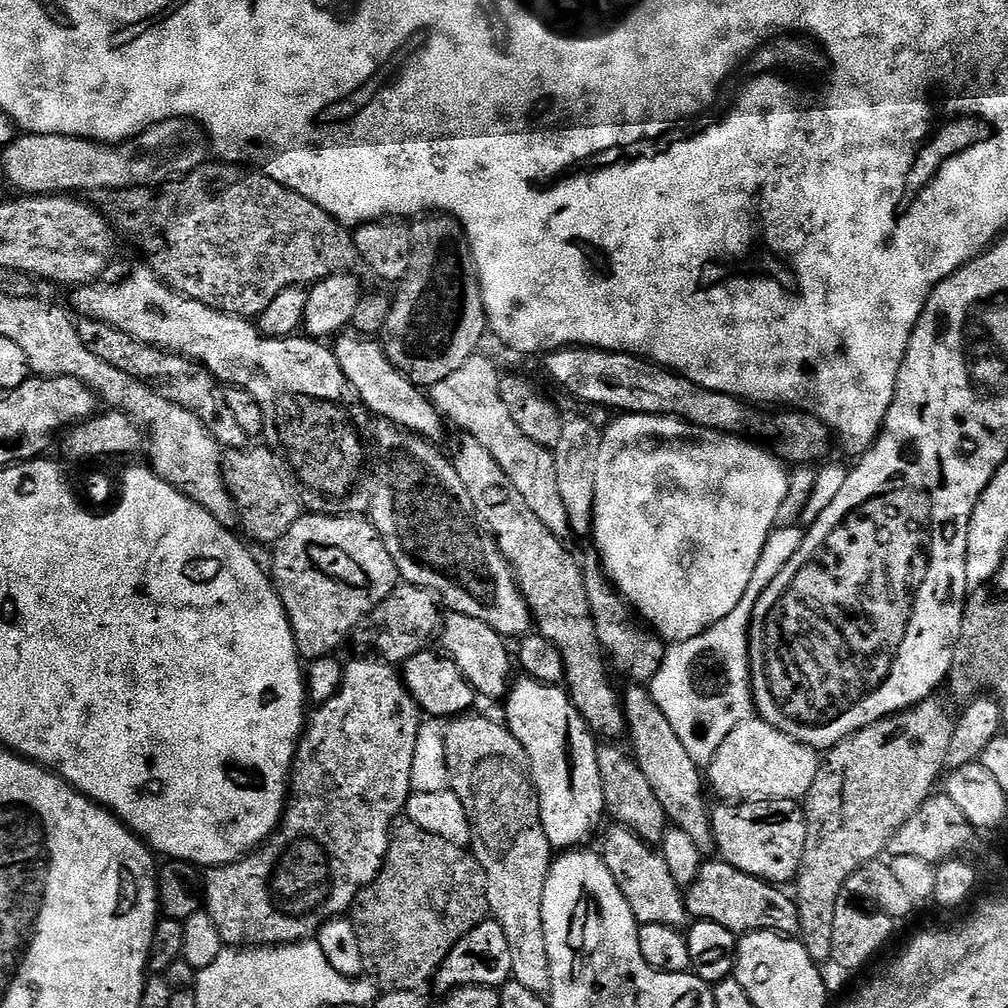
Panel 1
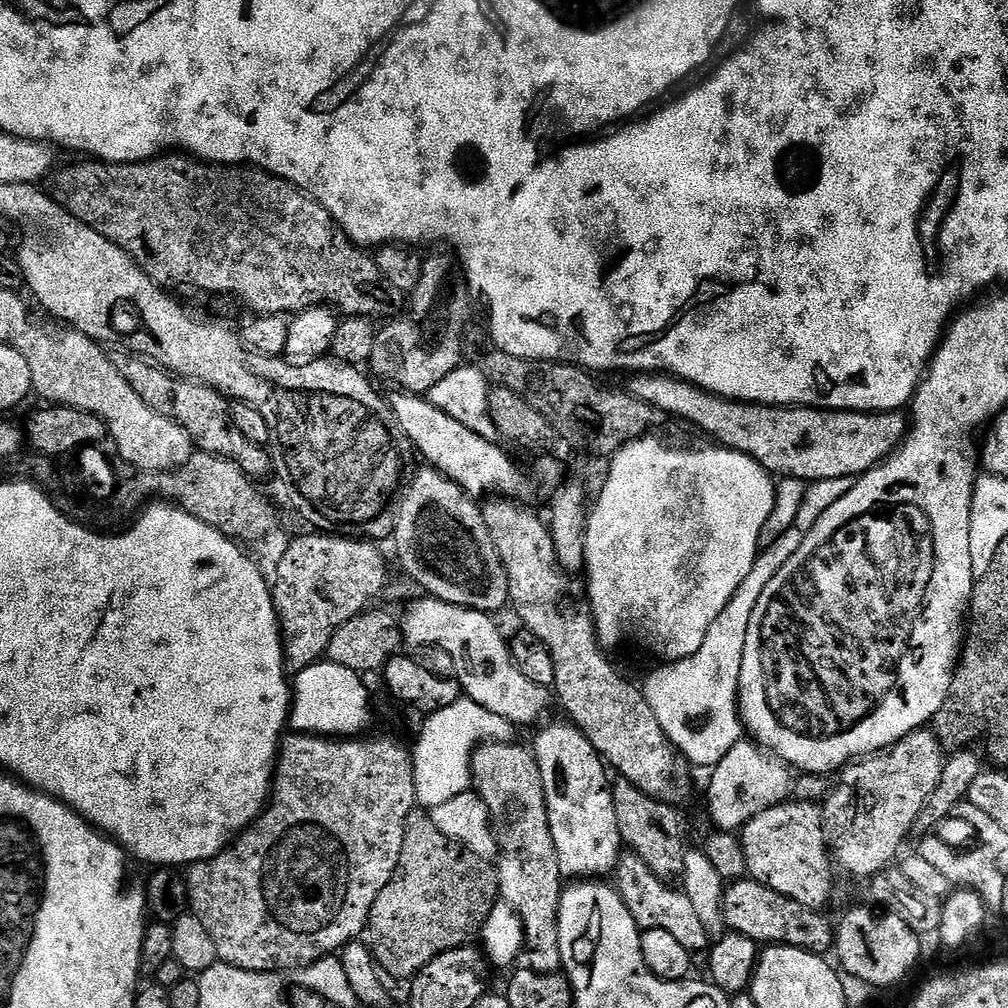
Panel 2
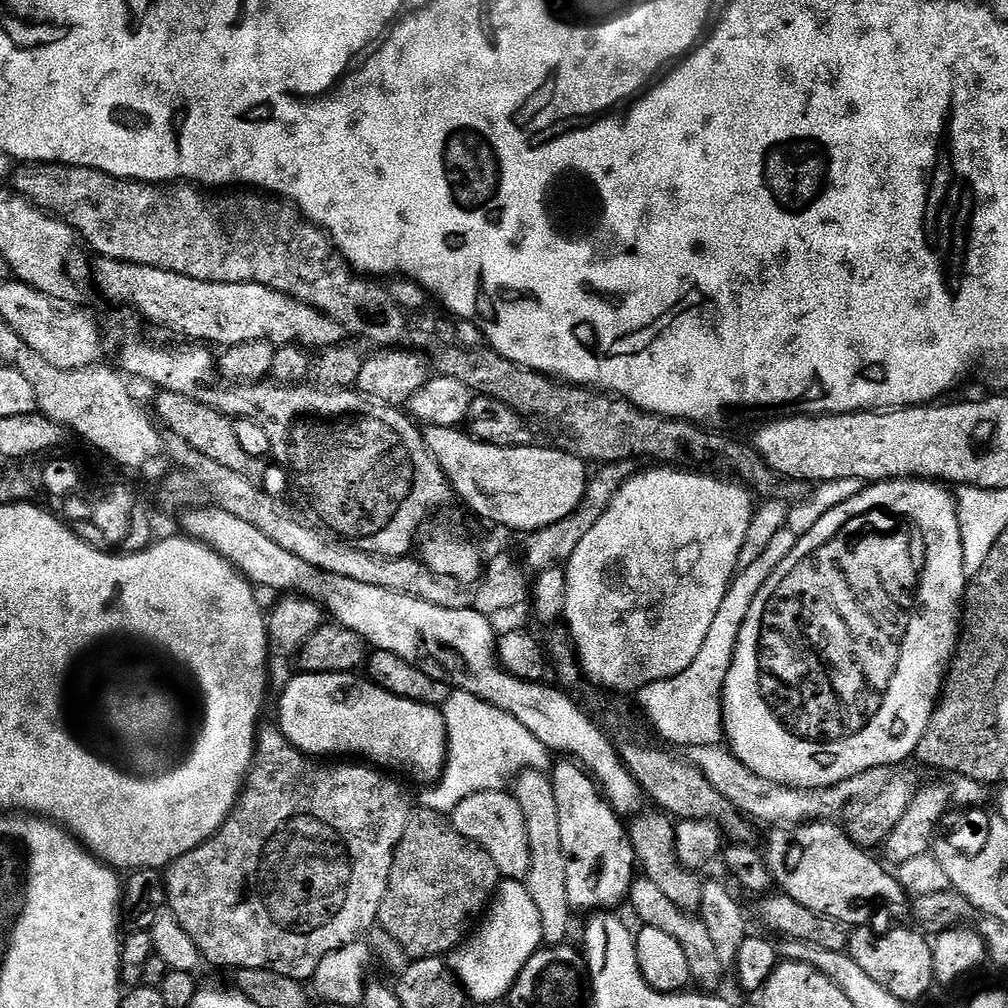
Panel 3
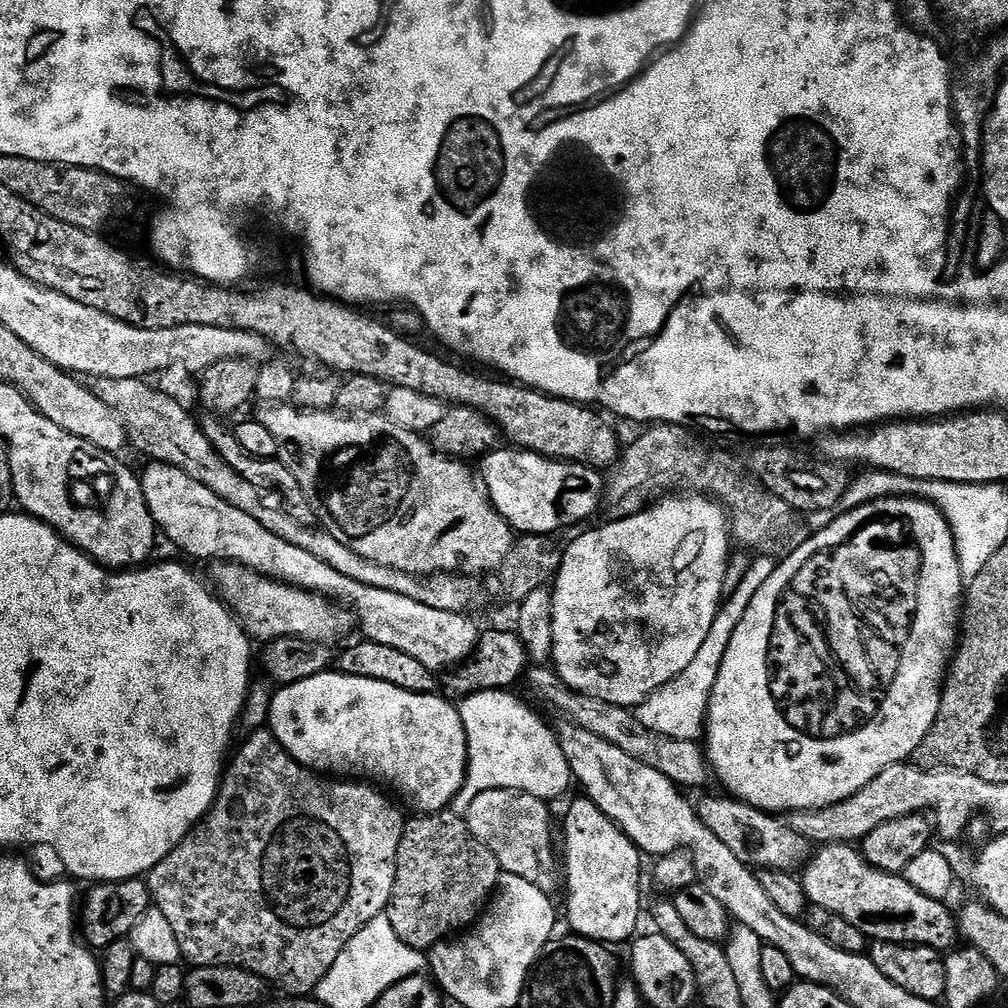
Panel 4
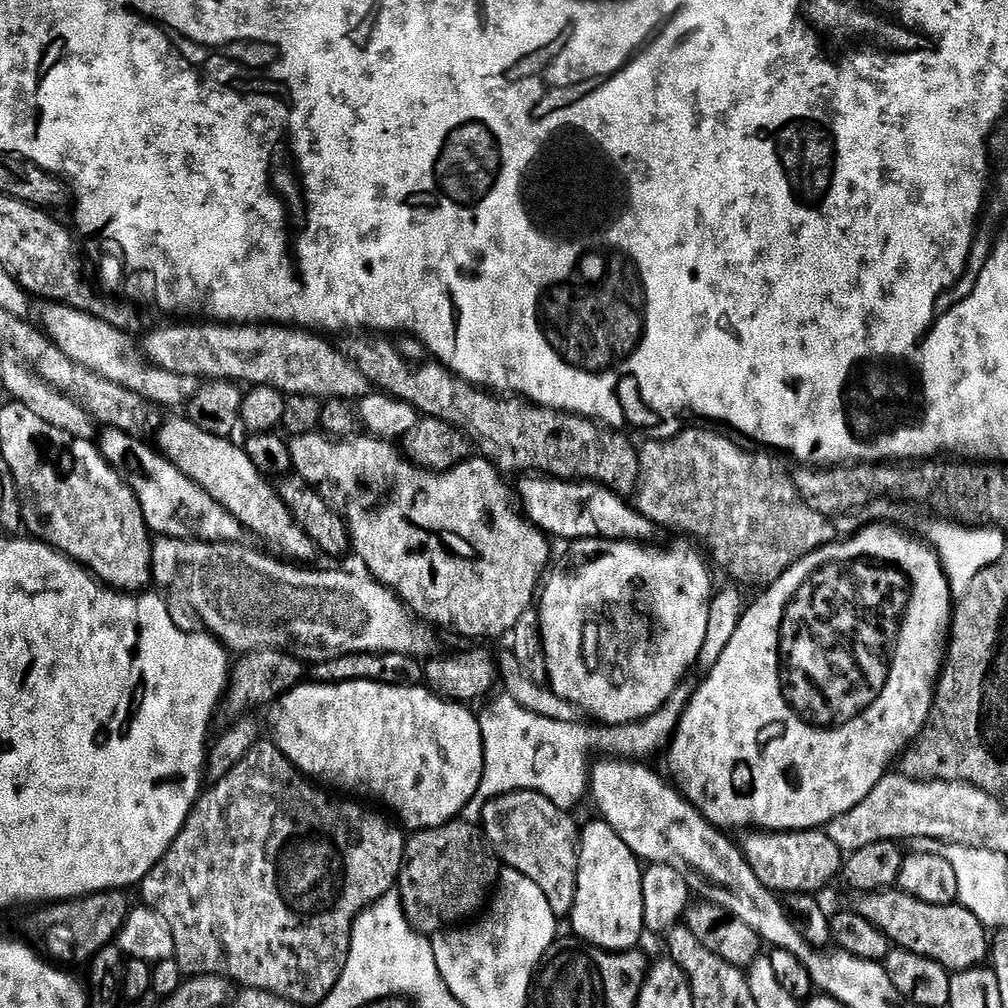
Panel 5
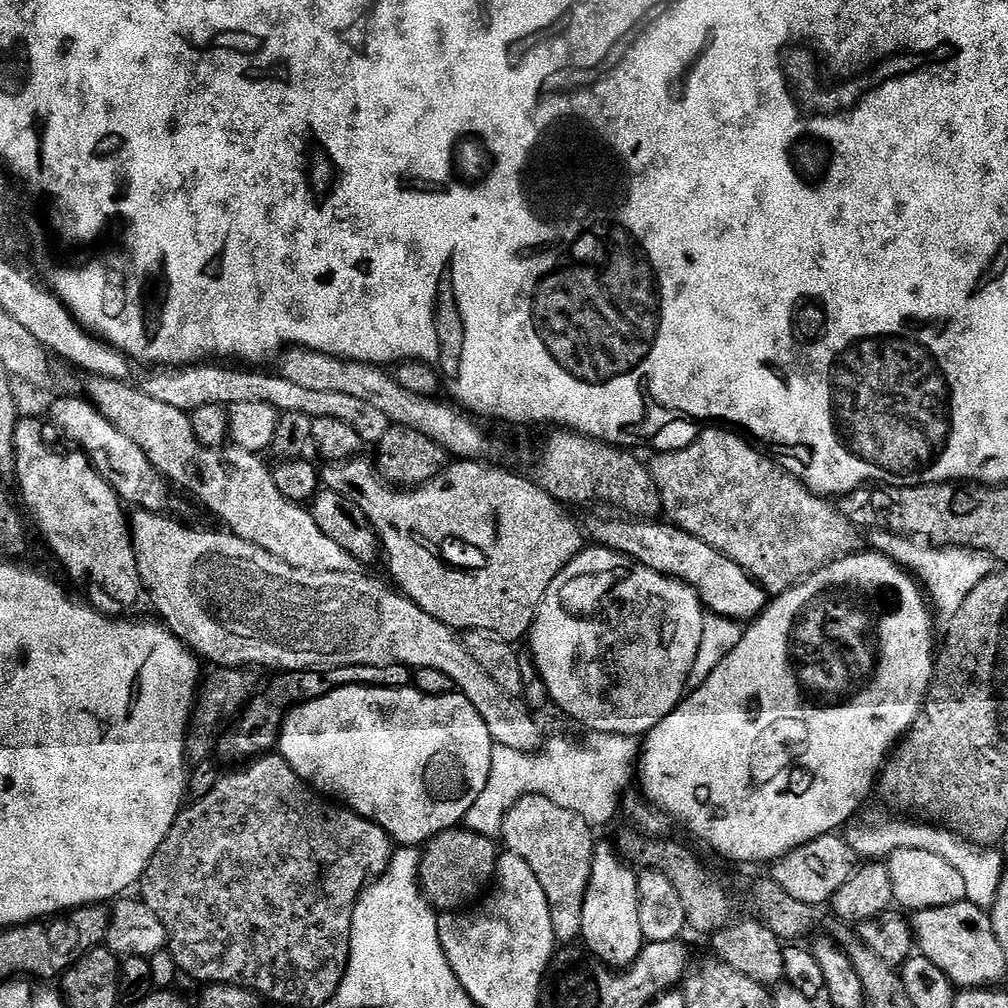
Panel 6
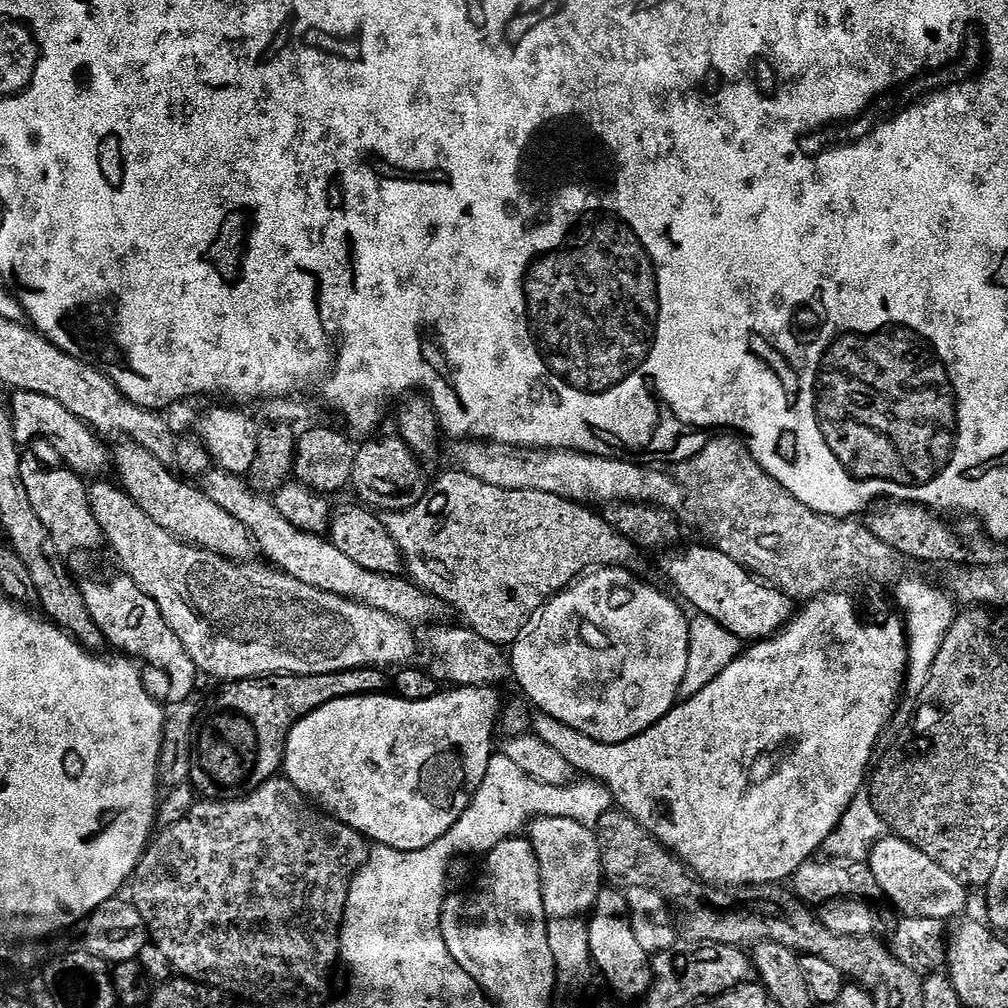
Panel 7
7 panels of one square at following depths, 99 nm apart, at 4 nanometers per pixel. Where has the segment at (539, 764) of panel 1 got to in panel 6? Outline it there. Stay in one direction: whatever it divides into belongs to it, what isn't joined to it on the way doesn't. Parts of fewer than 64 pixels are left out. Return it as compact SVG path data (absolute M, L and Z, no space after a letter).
M597 843L592 853L580 934L582 944L600 959L597 961L613 970L629 968L644 949L646 941L638 918L638 876L613 845L611 848L608 844Z

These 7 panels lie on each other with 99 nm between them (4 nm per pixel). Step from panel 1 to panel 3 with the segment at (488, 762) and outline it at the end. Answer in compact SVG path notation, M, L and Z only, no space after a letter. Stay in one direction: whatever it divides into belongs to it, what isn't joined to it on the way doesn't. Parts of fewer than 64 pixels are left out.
M529 770L515 777L514 795L518 806L524 811L528 831L528 845L532 851L532 865L526 877L528 893L538 906L542 918L544 944L562 944L569 939L568 927L572 924L574 909L566 894L566 862L562 858L562 837L558 835L558 804L554 802L554 786L549 773L544 770Z

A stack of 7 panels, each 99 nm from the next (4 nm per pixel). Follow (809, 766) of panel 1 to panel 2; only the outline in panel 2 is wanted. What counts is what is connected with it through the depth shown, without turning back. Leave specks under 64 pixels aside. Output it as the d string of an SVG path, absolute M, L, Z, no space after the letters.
M741 738L711 769L708 780L708 816L721 832L735 833L743 829L762 810L787 801L794 788L794 776L789 765L769 754L759 744Z

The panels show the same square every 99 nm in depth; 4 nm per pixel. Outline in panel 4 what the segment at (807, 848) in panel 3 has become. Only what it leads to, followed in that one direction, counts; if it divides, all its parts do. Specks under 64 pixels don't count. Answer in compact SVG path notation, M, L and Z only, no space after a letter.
M825 844L817 847L811 860L802 869L802 883L812 908L825 908L830 910L830 914L838 914L838 918L846 918L846 922L850 922L850 926L858 926L858 930L862 930L869 941L881 944L917 944L938 950L941 954L957 947L956 916L947 908L949 905L942 900L926 898L926 894L914 890L914 886L906 883L903 875L883 872L870 866L859 847L850 844Z

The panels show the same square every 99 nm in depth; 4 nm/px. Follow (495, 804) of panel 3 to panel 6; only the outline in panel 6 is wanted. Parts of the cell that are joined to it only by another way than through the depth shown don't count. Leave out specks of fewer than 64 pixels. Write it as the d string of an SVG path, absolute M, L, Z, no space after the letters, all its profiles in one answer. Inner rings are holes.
M524 796L504 815L500 827L503 847L526 858L534 878L542 882L550 902L550 922L557 941L576 942L581 939L582 906L586 886L590 882L590 866L594 851L594 829L574 810L562 810L545 796ZM576 940L576 941L572 941Z

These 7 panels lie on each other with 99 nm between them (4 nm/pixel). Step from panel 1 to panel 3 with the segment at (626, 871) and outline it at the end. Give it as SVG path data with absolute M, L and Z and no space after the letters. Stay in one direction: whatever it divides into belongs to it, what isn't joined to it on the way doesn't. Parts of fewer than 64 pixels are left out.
M643 878L633 879L632 889L628 891L627 903L636 907L636 912L640 915L641 920L639 923L643 927L666 930L666 934L670 934L670 938L678 938L678 946L682 946L682 950L686 954L686 962L690 962L692 984L697 989L708 994L715 993L719 989L716 987L723 982L726 969L718 958L714 942L710 939L710 930L706 930L699 915L678 910L678 906L674 906L674 902L670 902L670 898L666 898L666 894L662 894L662 890L658 890L658 886L654 886L654 882Z

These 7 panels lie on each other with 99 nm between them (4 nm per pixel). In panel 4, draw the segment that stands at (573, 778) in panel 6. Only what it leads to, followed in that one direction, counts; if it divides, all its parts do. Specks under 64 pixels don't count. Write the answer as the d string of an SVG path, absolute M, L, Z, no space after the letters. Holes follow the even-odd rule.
M762 554L753 559L750 570L746 570L746 578L733 594L728 596L720 606L719 614L714 618L710 634L706 634L706 642L702 642L702 650L698 650L694 662L682 670L666 686L654 690L646 702L642 702L638 715L646 730L654 730L654 734L666 734L666 738L682 738L699 741L705 735L708 722L710 694L714 694L714 682L718 682L718 670L722 666L722 658L726 658L726 646L730 646L730 638L734 630L738 630L738 622L746 614L750 602L754 602L754 594L762 590L762 582L774 574L777 561L771 555ZM488 690L475 692L459 701L462 726L466 726L468 735L468 773L462 790L454 801L457 809L467 810L470 802L474 802L478 794L486 794L486 790L505 788L525 792L545 802L553 802L552 800L558 799L568 787L573 787L572 771L566 762L566 754L562 754L556 728L548 725L534 709L527 708L516 694L512 690Z

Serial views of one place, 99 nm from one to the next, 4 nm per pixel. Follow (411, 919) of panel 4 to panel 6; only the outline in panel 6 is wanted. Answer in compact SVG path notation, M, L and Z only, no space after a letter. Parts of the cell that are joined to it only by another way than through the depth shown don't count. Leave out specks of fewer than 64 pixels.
M457 826L438 834L423 845L420 858L420 891L433 909L460 910L485 895L496 875L496 844L493 837L472 832L467 826Z

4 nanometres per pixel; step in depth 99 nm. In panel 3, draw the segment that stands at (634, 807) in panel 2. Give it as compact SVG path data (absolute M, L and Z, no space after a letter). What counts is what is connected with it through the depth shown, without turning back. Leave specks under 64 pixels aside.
M659 810L648 811L641 811L631 817L630 823L627 825L628 837L634 846L634 854L639 867L641 869L644 867L643 879L654 882L654 886L658 886L658 890L662 890L662 894L666 894L666 898L670 898L670 902L674 902L674 906L678 906L678 910L693 914L699 913L702 880L697 873L683 868L678 862L676 824L673 817Z

